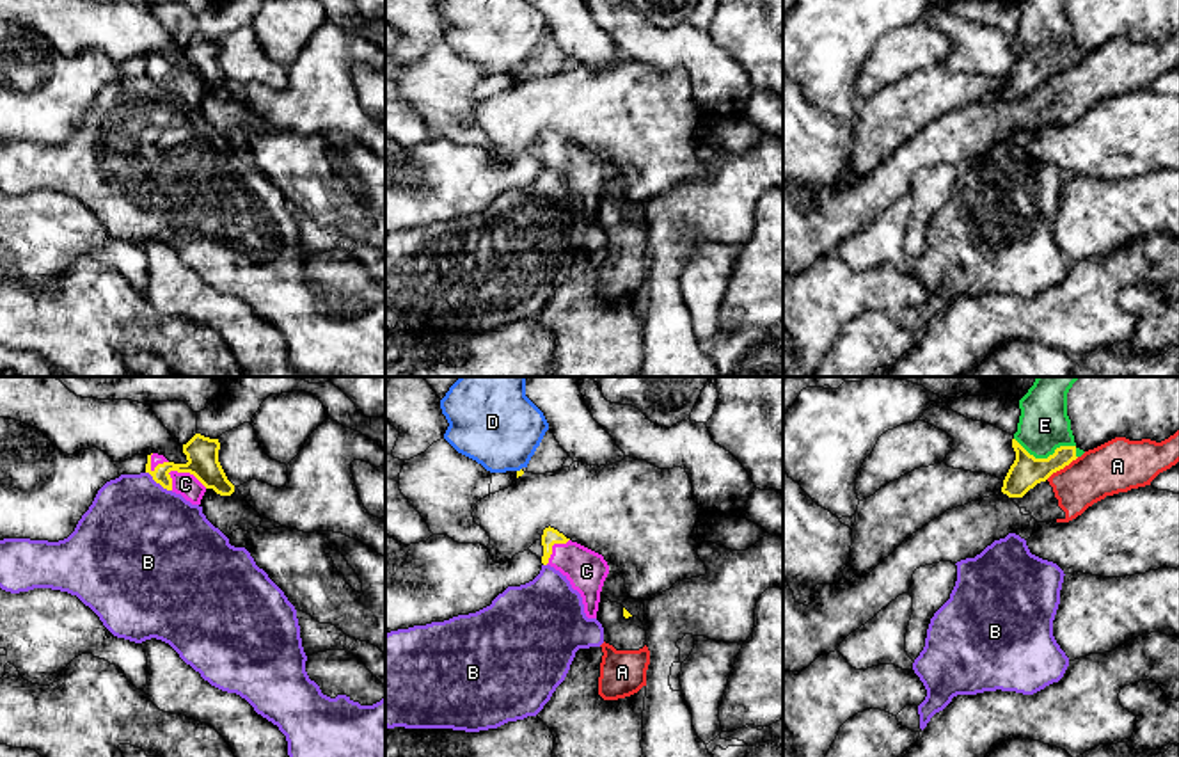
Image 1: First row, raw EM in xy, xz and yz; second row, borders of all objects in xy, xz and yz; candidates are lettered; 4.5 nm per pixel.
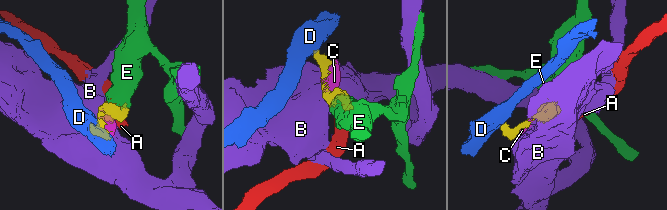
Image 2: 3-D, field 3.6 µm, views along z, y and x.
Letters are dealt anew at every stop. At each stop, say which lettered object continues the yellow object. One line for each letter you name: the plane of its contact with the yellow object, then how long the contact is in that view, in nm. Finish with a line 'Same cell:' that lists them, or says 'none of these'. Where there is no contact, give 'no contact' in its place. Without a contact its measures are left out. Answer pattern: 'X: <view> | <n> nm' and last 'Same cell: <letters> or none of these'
C: xy | 200 nm
E: yz | 300 nm
Same cell: C, E

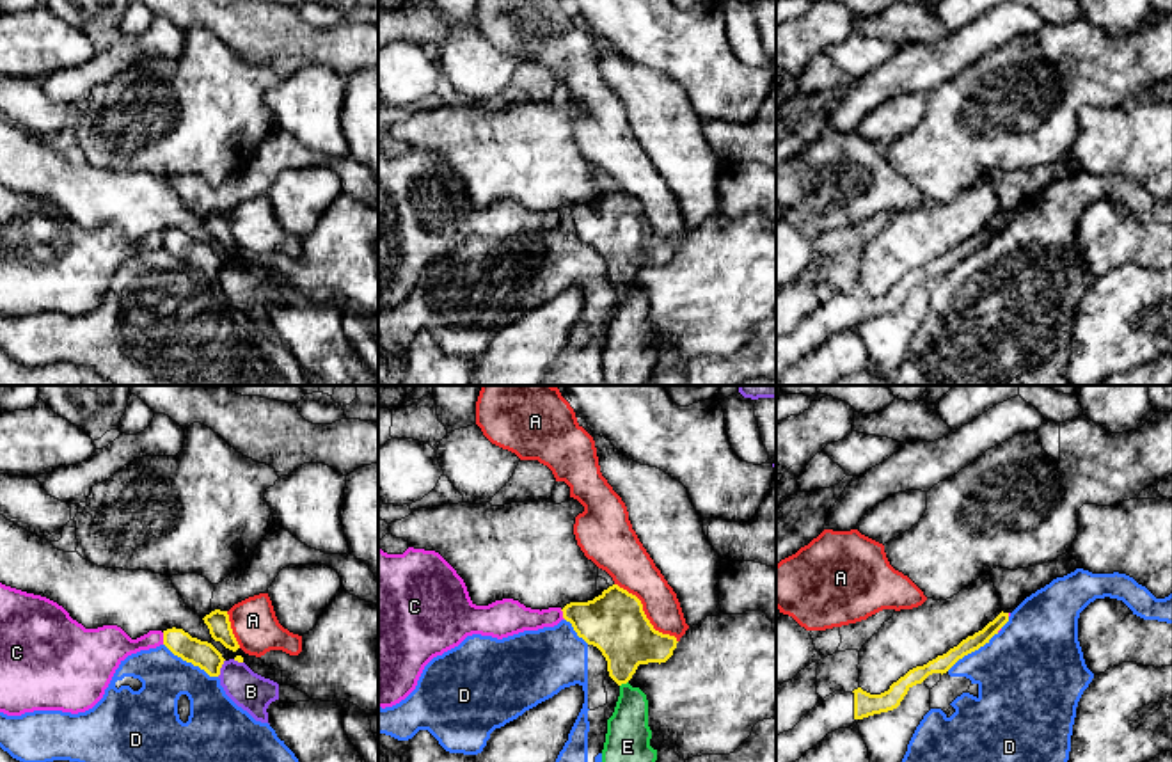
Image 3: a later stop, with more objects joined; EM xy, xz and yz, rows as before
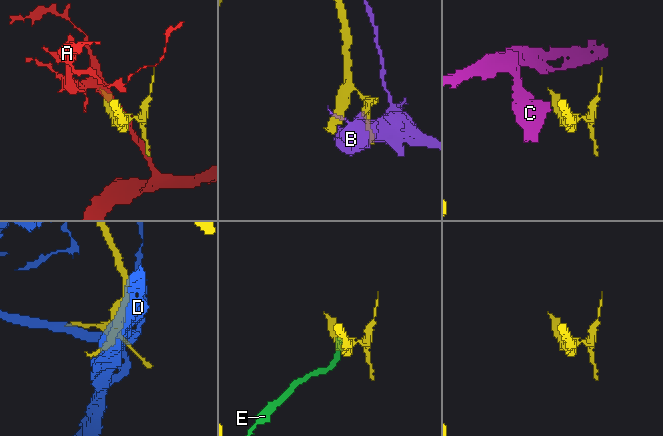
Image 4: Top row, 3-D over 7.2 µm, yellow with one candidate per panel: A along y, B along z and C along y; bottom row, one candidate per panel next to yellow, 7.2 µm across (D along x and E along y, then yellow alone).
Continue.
Same cell: none of these

